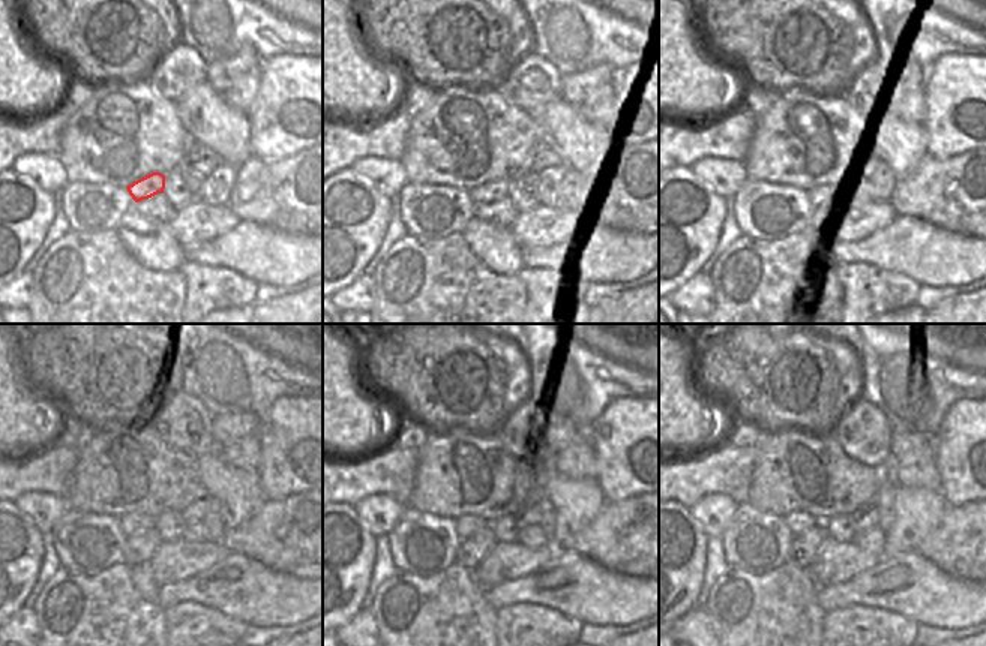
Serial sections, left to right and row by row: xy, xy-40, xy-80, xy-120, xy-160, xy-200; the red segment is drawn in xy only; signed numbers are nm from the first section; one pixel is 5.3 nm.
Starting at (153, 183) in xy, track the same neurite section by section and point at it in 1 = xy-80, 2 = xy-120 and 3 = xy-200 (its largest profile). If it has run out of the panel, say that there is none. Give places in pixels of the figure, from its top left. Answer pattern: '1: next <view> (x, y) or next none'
1: next xy-80 (823, 192)
2: next xy-120 (131, 523)
3: next xy-200 (797, 522)

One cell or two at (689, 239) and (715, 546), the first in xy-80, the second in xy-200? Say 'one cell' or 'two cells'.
two cells

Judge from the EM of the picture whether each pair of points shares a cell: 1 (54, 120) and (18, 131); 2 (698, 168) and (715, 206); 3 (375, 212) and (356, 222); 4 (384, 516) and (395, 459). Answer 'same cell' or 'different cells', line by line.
1: same cell
2: different cells
3: same cell
4: different cells

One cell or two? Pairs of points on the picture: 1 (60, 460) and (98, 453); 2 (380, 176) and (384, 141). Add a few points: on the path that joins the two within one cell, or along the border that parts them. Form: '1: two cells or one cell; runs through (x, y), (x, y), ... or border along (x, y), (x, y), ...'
1: two cells; border along (78, 451), (78, 463), (69, 492)
2: two cells; border along (398, 161), (359, 158), (350, 168)

